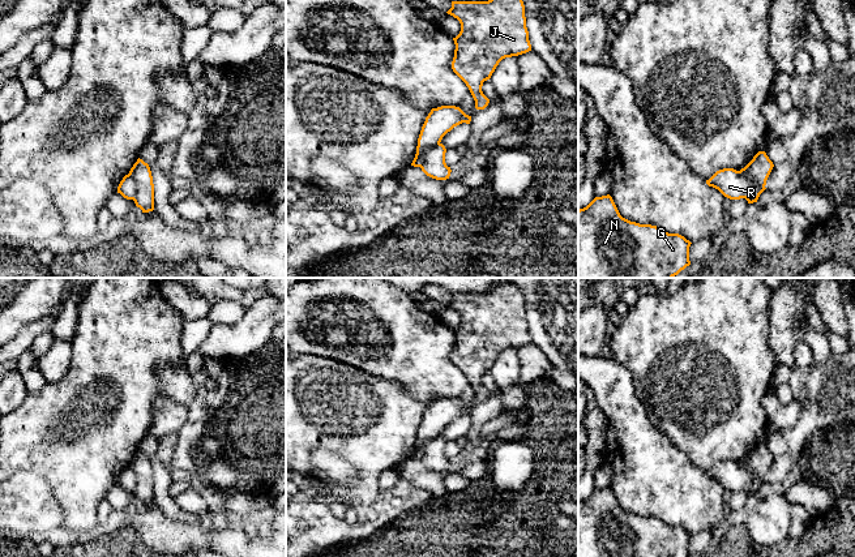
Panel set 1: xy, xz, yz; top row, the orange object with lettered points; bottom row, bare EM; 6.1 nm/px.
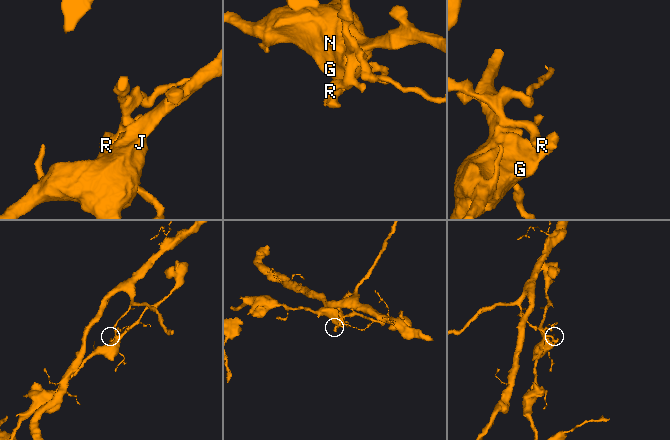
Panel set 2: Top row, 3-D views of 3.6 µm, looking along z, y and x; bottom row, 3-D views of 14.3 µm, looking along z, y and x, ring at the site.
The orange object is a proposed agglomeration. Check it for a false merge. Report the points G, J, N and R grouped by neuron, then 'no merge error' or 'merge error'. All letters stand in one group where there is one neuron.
G J N / R | merge error

